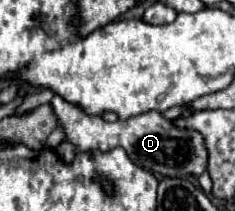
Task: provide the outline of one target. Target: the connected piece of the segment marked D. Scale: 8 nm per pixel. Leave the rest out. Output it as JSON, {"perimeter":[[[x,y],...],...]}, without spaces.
{"perimeter":[[[53,97],[49,101],[57,123],[65,131],[65,141],[69,141],[75,151],[111,151],[115,147],[123,147],[129,159],[135,165],[141,165],[147,171],[165,175],[165,177],[185,177],[185,175],[201,175],[207,169],[207,151],[203,145],[203,137],[197,131],[183,131],[171,125],[159,111],[147,111],[125,121],[107,123],[101,117],[85,115],[79,107],[63,101],[61,97]]]}

